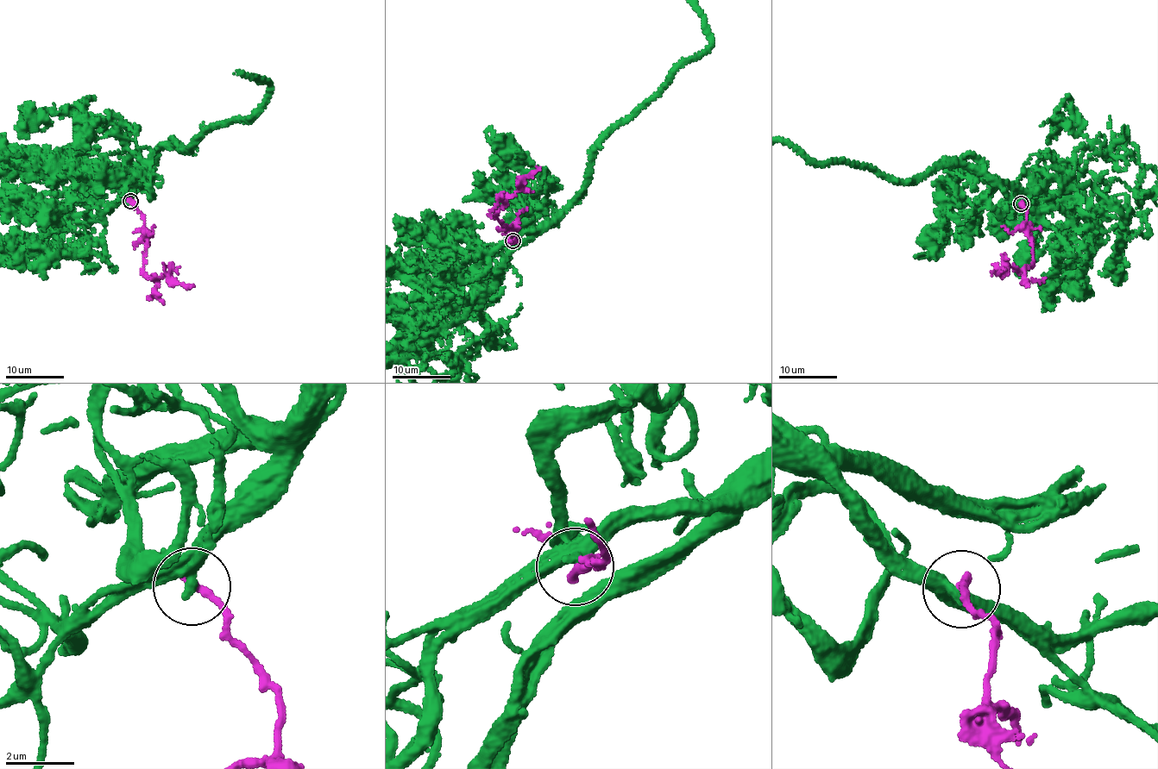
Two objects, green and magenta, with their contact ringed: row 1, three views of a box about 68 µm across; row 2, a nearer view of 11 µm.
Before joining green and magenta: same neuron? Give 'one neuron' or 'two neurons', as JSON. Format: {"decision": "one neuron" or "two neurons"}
{"decision": "two neurons"}

